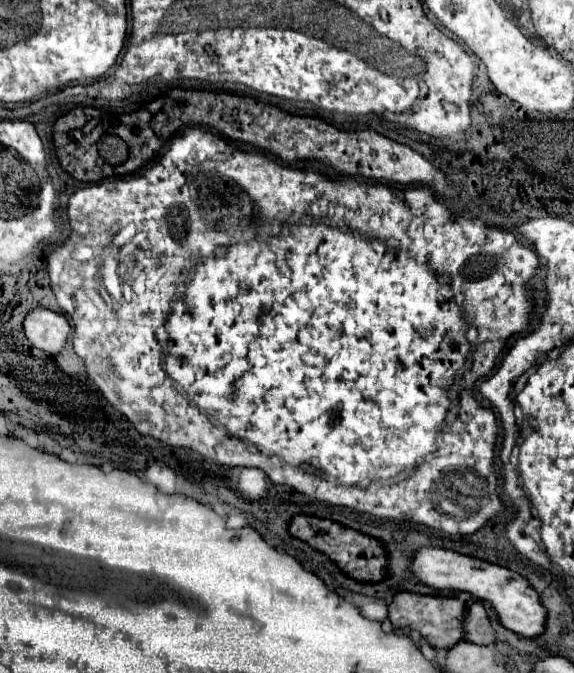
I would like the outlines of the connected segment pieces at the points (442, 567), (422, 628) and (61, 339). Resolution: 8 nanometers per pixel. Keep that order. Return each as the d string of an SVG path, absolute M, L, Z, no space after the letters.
M418 548L414 556L410 558L408 572L418 578L422 584L434 588L434 590L456 590L456 592L468 592L476 596L482 602L488 602L494 612L498 614L500 622L504 628L516 632L518 636L524 638L534 638L544 630L544 620L546 620L546 610L538 600L538 594L530 588L526 578L520 574L488 564L484 560L476 560L472 556L464 556L452 550L444 548Z
M400 592L394 596L392 604L388 606L388 618L394 630L416 630L420 632L432 648L452 648L462 638L462 614L464 614L464 600L458 598L442 598L442 596L420 596L412 592Z
M36 308L24 320L24 334L32 346L44 350L50 356L56 356L66 346L70 324L64 316L54 314L52 310Z

